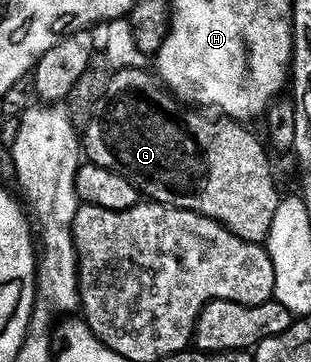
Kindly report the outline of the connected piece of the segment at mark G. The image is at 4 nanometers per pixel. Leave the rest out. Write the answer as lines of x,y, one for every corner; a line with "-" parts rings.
122,67
114,70
109,76
109,84
105,90
105,96
101,98
101,104
97,106
97,113
89,124
83,128
83,151
87,156
88,162
95,165
103,165
103,169
111,169
115,173
119,173
123,177
127,177
127,181
131,181
137,186
138,192
146,200
161,203
164,207
178,207
179,209
187,209
199,213
203,217
211,217
215,221
219,221
219,225
223,225
231,233
235,233
235,237
239,237
243,241
251,241
252,243
264,244
269,237
269,231
273,228
275,221
275,209
279,202
279,194
277,195
277,183
273,180
273,171
269,168
269,155
266,144
261,143
248,131
248,126
242,125
236,119
228,117
216,117
212,119
212,114
202,114
200,110
194,109
192,106
186,105
182,100
178,99
172,91
166,89
152,74
148,75
145,67

